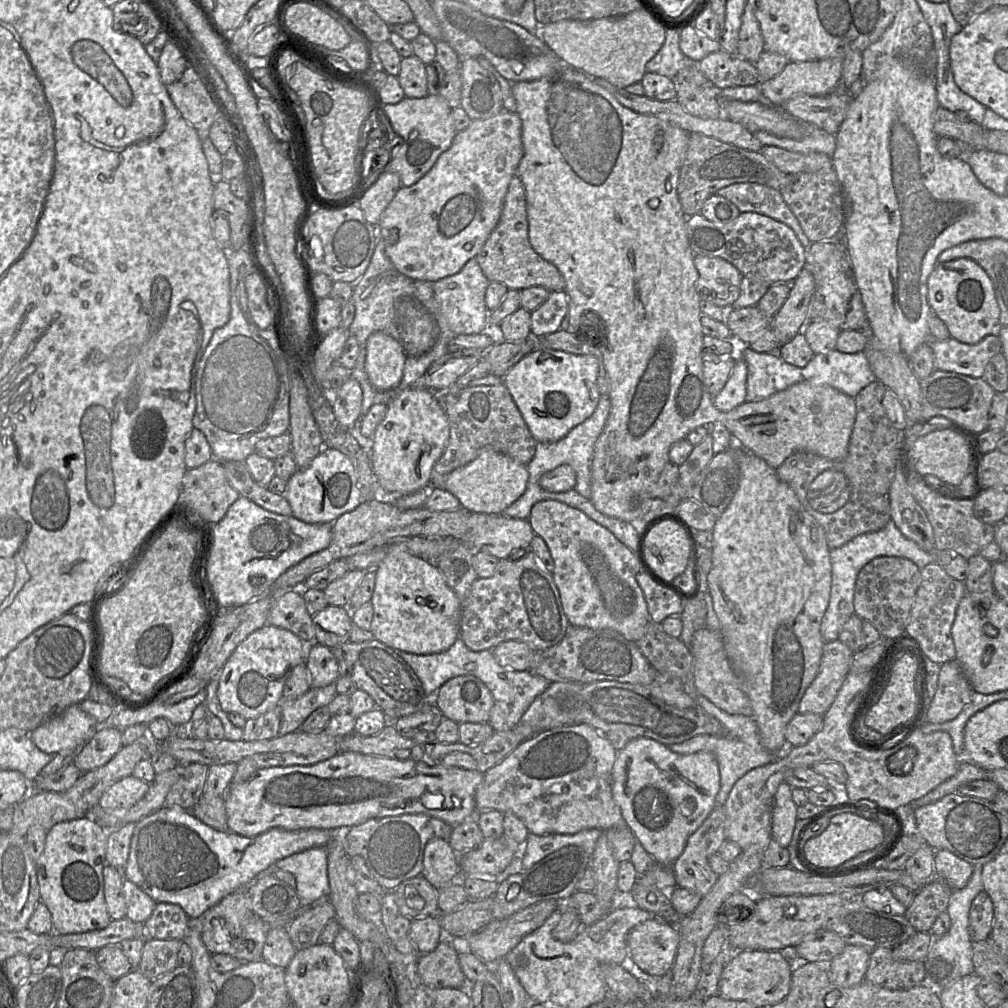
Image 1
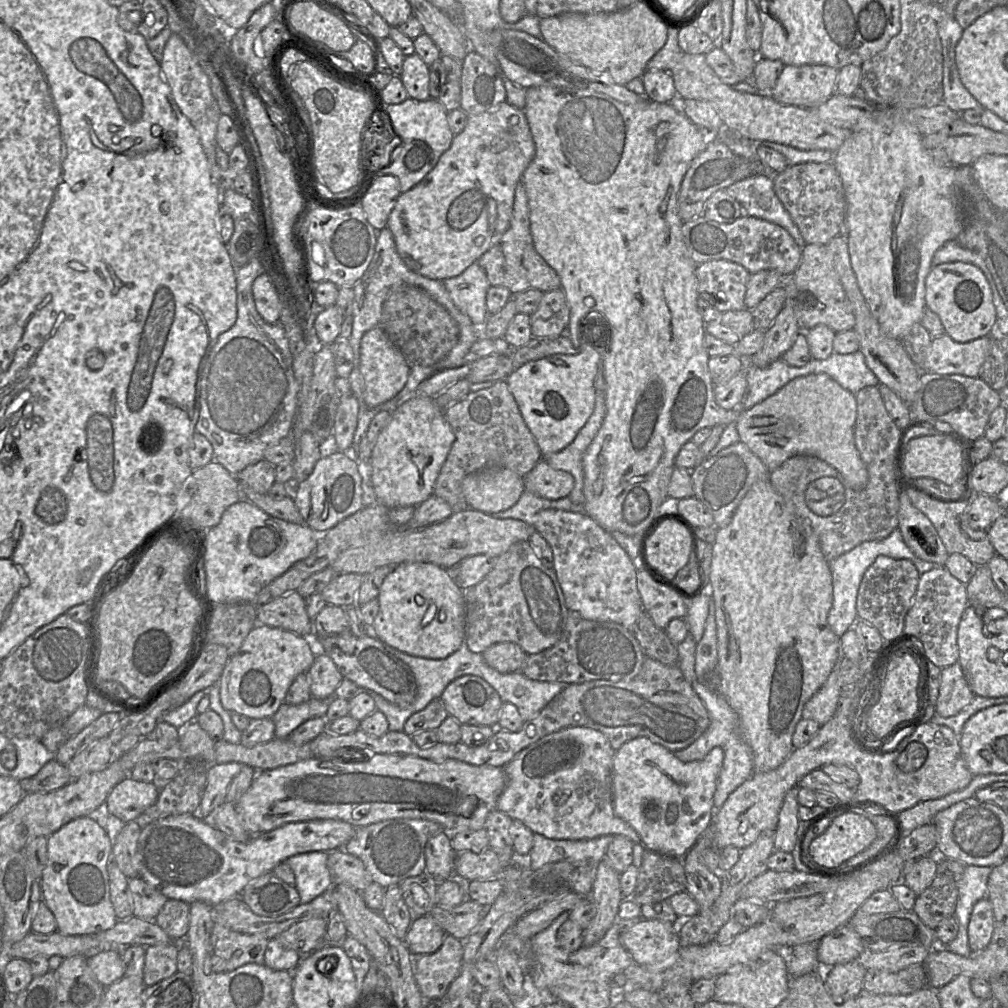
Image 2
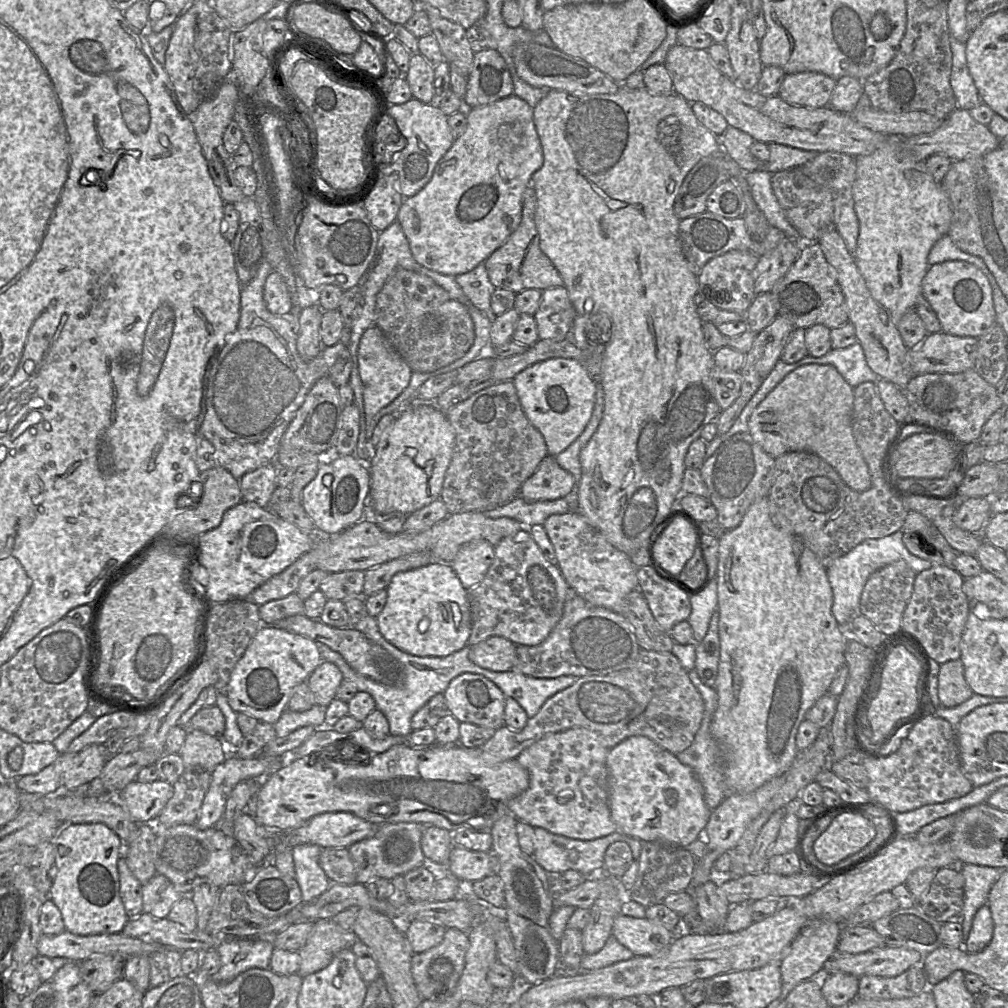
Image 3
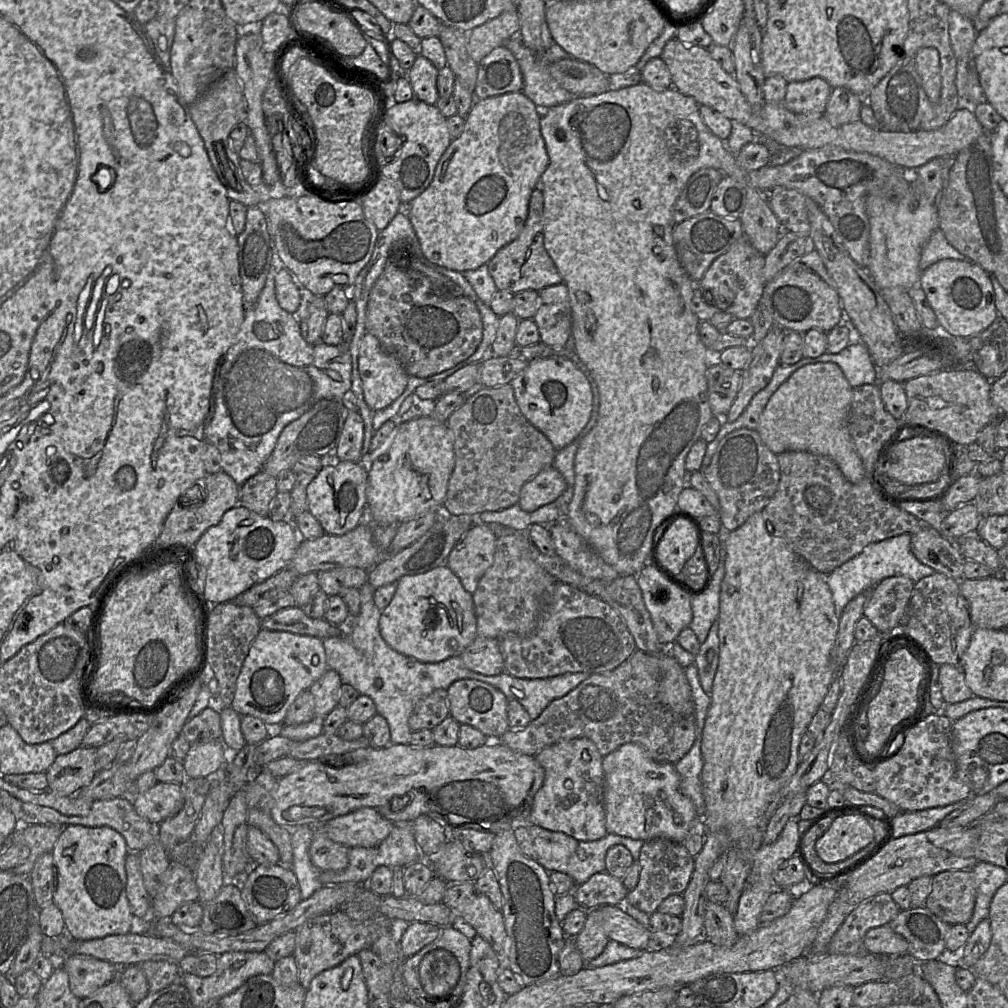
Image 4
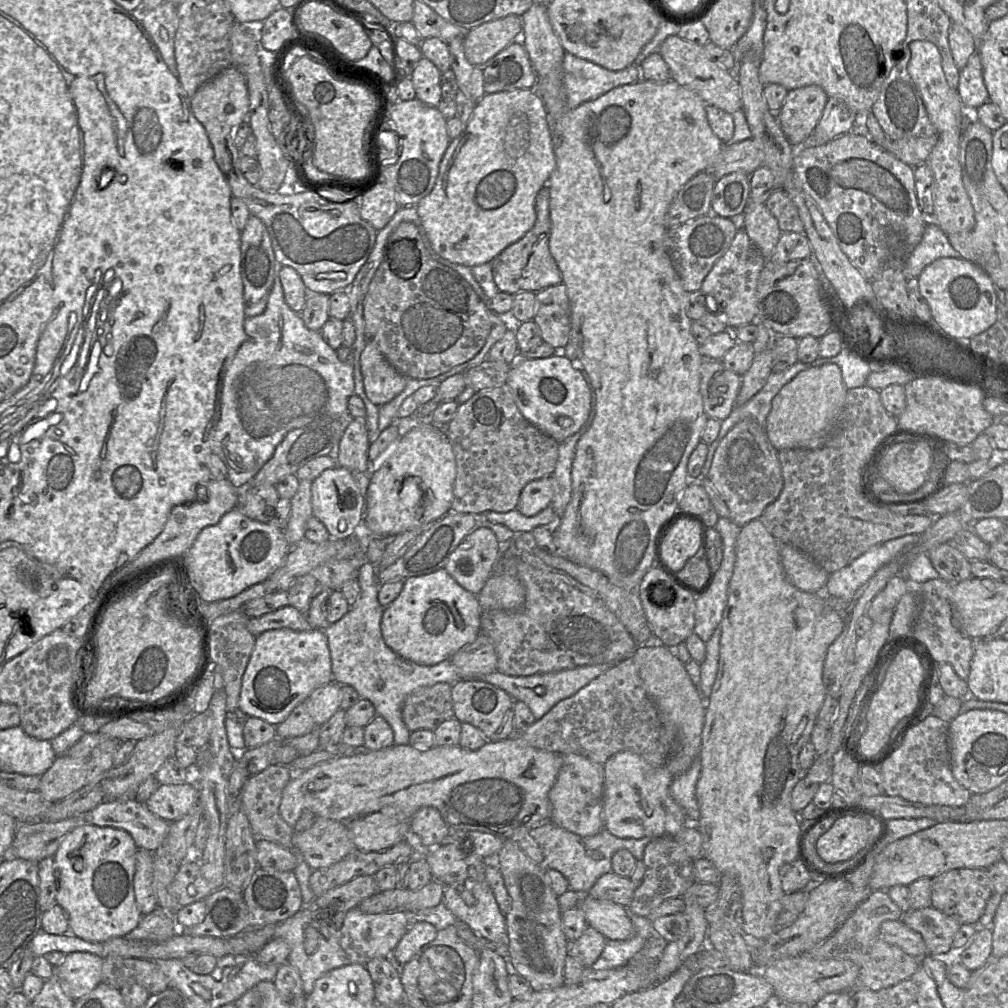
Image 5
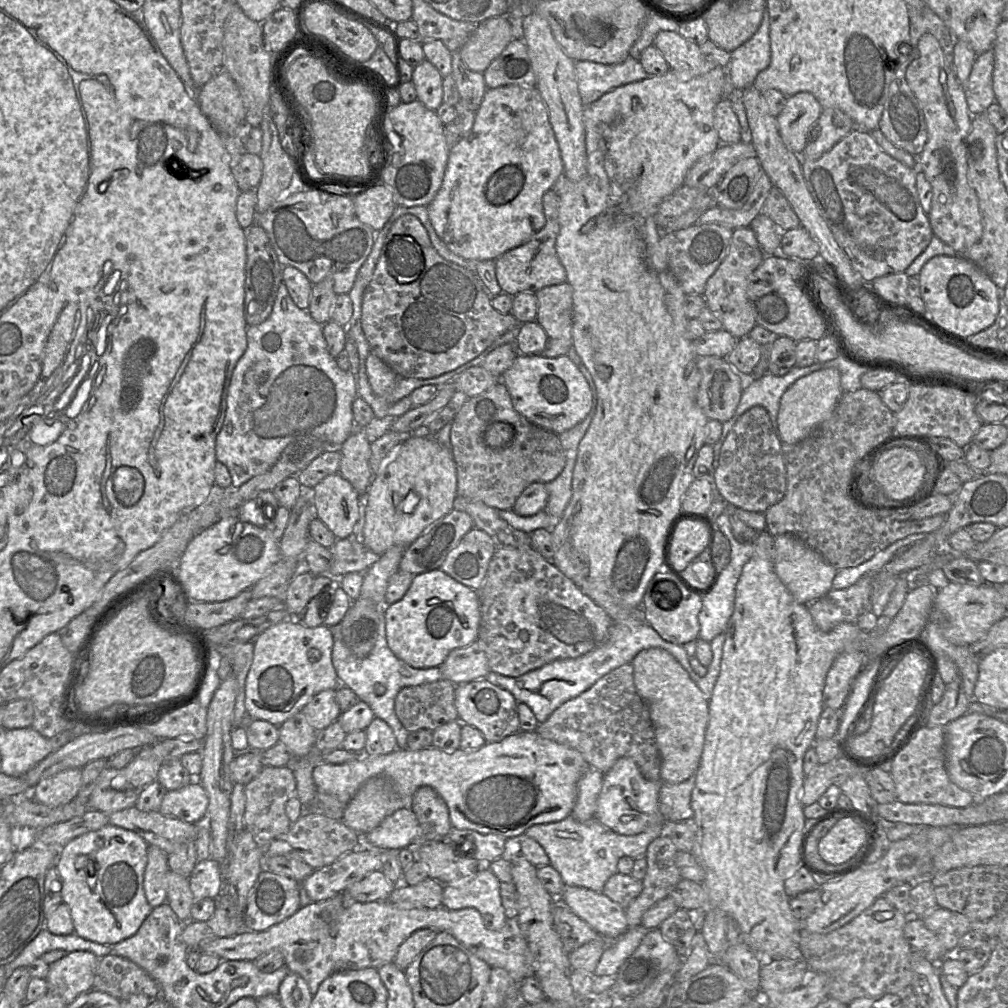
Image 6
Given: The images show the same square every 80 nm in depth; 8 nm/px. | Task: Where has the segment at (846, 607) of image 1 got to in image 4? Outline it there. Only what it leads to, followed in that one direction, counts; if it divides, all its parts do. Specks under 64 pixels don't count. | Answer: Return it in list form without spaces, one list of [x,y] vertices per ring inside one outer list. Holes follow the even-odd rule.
[[[903,533],[868,544],[858,555],[835,568],[828,575],[825,575],[825,581],[832,593],[836,614],[840,617],[845,606],[854,597],[862,592],[869,592],[884,578],[902,575],[916,583],[935,572],[933,568],[920,562],[912,553],[911,533]]]

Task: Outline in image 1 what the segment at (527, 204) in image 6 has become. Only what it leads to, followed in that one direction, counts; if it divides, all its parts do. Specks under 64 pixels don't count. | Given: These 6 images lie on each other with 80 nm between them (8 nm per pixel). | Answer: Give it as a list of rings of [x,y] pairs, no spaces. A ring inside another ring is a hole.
[[[502,108],[497,115],[485,120],[472,120],[465,130],[457,132],[451,146],[438,157],[435,165],[425,176],[414,185],[401,187],[398,190],[393,200],[382,213],[378,226],[375,226],[378,229],[378,239],[381,238],[384,241],[386,255],[395,268],[409,278],[436,282],[458,273],[471,258],[476,258],[499,222],[510,181],[513,176],[517,175],[517,169],[523,154],[522,124],[516,112],[510,112]]]

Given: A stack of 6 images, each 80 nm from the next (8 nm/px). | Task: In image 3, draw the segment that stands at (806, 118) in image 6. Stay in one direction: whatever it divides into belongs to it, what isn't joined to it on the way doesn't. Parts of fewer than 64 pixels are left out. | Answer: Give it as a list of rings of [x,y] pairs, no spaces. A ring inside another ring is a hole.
[[[818,72],[785,74],[778,96],[785,102],[808,108],[829,106],[836,80]]]

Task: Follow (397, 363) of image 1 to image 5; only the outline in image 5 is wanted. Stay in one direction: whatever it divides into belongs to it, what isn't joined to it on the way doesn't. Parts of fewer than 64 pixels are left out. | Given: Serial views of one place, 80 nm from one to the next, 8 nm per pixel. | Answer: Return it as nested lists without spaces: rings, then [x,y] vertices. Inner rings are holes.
[[[370,341],[360,355],[360,366],[366,396],[377,406],[390,402],[406,387],[408,378],[398,372]]]

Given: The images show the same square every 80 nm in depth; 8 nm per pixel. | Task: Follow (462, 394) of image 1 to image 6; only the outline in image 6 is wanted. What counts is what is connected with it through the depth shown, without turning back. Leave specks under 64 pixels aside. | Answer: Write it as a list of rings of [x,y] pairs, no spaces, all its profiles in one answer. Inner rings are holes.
[[[499,381],[480,395],[469,398],[459,408],[451,422],[450,447],[456,465],[457,496],[483,502],[497,510],[511,510],[523,492],[532,483],[549,483],[564,469],[566,457],[559,436],[524,418],[516,411],[507,387]],[[495,422],[510,424],[514,429],[513,440],[505,447],[492,448],[484,442],[486,429]]]

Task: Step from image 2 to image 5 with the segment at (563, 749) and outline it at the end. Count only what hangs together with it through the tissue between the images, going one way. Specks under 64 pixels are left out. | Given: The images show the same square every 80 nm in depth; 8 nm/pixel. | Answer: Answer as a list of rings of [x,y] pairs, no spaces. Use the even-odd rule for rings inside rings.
[[[562,754],[562,765],[548,797],[552,811],[550,821],[581,837],[596,835],[603,825],[604,767],[598,762],[574,754]]]

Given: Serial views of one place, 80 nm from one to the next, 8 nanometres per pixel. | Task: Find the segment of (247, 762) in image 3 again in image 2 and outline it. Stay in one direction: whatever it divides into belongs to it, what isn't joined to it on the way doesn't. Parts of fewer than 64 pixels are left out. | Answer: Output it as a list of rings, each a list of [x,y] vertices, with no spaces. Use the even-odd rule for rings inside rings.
[[[237,762],[209,764],[207,784],[197,813],[200,818],[205,819],[226,801],[228,788],[243,766],[246,765]]]

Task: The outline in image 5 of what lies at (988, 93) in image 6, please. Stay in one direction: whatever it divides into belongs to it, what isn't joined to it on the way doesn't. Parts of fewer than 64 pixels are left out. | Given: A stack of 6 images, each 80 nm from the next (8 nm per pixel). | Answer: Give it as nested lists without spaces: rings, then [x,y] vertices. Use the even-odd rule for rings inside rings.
[[[977,52],[970,56],[966,66],[960,71],[957,91],[964,106],[977,109],[990,102],[983,81],[980,56]]]

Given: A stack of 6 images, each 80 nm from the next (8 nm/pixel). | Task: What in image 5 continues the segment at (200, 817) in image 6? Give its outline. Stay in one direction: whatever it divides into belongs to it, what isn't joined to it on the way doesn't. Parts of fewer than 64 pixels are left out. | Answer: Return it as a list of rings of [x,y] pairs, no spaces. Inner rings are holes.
[[[189,780],[182,784],[160,785],[145,805],[159,818],[174,822],[187,815],[196,806],[198,800],[197,785]]]

